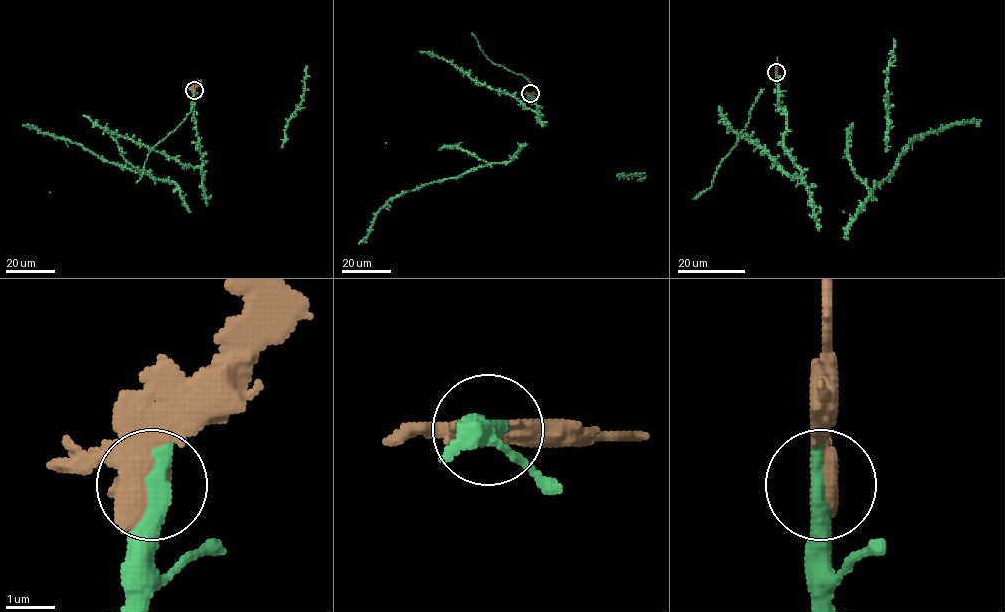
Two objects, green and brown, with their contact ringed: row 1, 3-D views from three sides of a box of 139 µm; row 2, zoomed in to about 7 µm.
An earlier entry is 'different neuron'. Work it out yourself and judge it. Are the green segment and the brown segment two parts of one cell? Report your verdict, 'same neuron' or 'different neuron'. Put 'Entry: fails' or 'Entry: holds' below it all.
different neuron
Entry: holds

